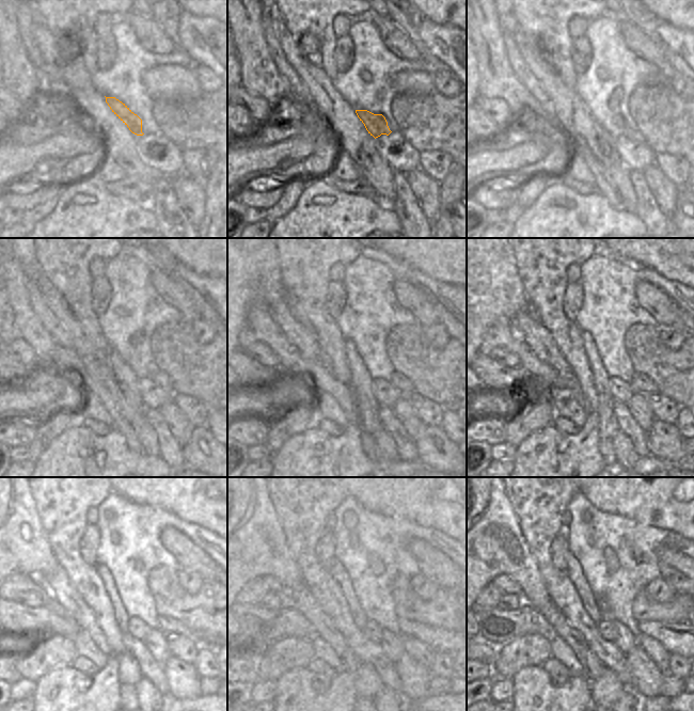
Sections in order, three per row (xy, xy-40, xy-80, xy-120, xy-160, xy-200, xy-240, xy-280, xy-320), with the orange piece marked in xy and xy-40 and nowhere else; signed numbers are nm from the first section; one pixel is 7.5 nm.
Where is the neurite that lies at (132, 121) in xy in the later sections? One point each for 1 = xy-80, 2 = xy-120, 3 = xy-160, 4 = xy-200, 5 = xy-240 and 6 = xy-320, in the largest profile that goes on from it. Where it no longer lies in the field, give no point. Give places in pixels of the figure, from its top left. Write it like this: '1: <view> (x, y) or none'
1: xy-80 (634, 136)
2: xy-120 (159, 378)
3: xy-160 (399, 381)
4: xy-200 (640, 382)
5: xy-240 (167, 625)
6: xy-320 (682, 638)

